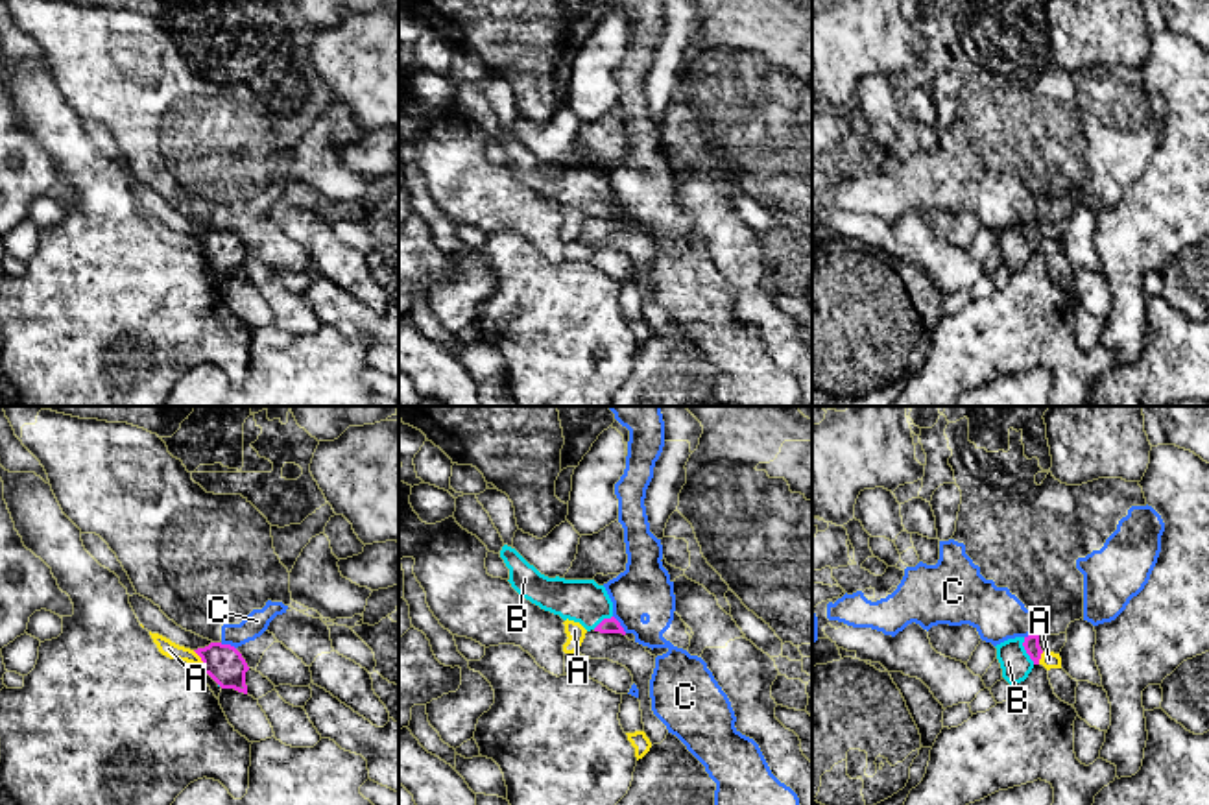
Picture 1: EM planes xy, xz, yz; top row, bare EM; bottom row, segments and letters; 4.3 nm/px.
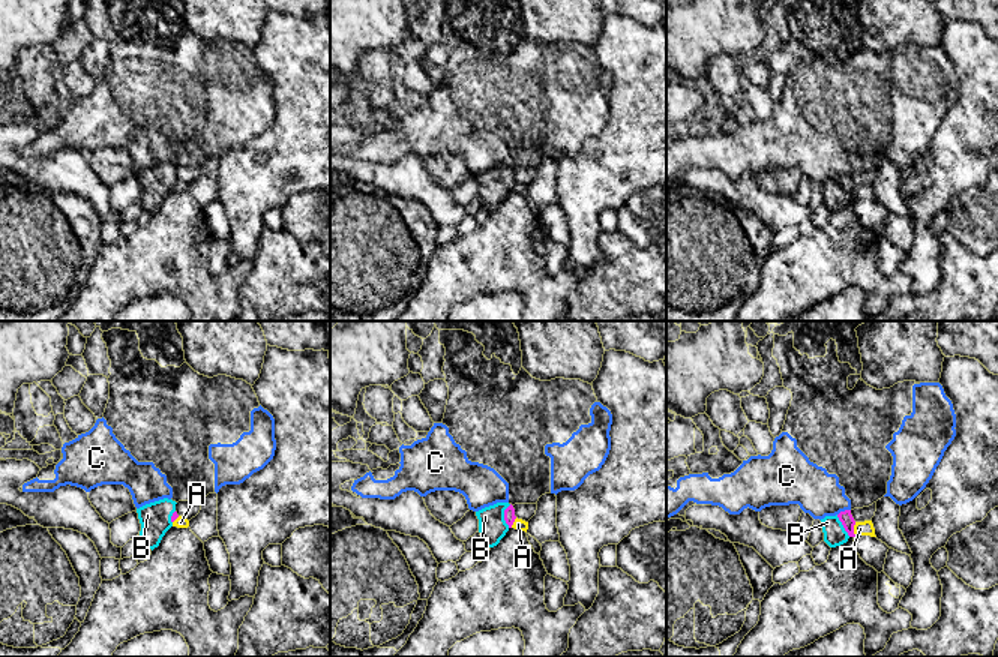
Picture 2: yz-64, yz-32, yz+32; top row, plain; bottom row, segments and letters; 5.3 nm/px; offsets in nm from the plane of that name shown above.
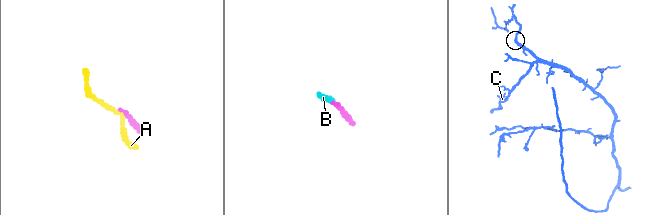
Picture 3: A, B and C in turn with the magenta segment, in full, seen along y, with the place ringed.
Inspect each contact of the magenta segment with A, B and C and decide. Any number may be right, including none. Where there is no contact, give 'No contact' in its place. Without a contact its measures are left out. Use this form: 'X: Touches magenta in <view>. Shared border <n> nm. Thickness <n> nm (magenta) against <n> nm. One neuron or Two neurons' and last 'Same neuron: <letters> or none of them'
A: Touches magenta in xy. Shared border 90 nm. Thickness 170 nm (magenta) against 70 nm. Two neurons
B: Touches magenta in yz. Shared border 130 nm. Thickness 70 nm (magenta) against 140 nm. One neuron
C: Touches magenta in xz. Shared border 100 nm. Thickness 70 nm (magenta) against 240 nm. Two neurons
Same neuron: B

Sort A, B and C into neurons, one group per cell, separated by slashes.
A / B / C

